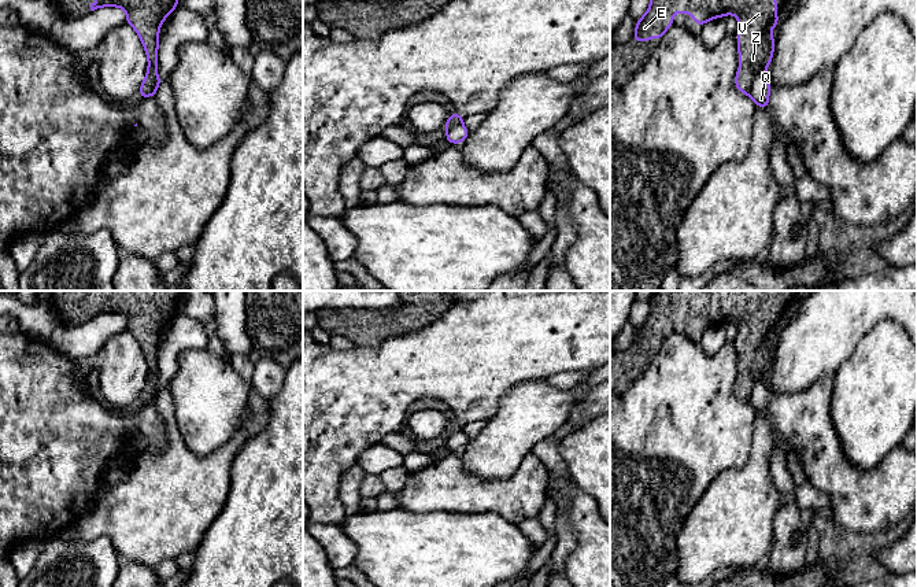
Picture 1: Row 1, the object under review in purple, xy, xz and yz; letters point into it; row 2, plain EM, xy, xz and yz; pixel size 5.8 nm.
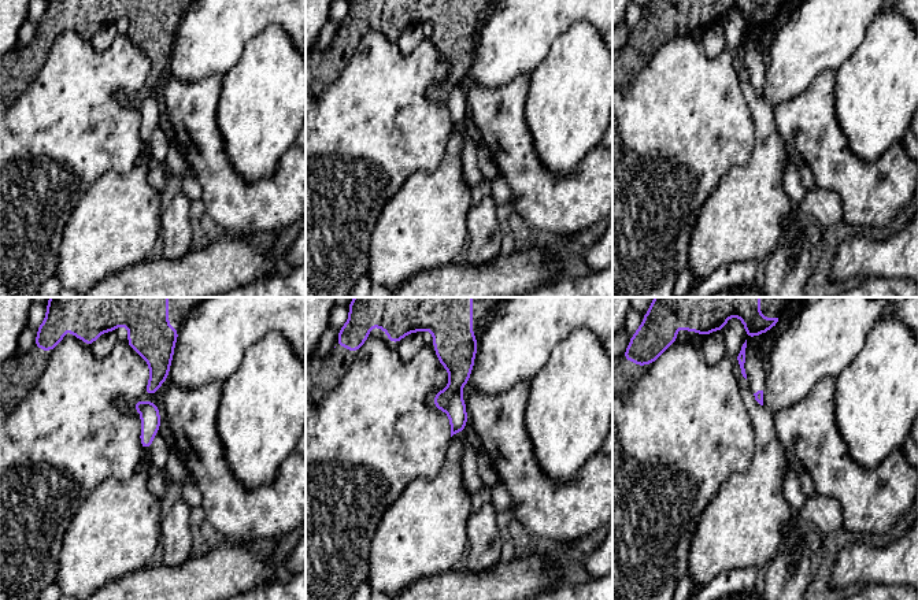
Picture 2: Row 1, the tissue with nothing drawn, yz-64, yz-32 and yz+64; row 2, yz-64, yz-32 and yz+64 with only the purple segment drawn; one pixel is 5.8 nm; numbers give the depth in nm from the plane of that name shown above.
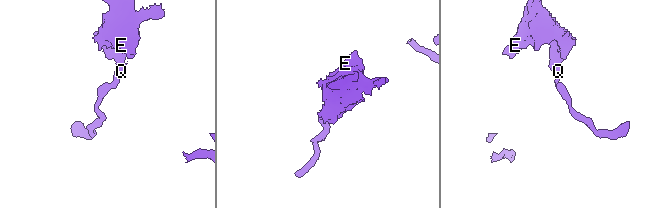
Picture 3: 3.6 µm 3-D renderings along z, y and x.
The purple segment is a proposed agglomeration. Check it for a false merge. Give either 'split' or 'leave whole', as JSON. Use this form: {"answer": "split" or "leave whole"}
{"answer": "split"}

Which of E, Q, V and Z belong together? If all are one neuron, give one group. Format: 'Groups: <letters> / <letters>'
Groups: E V Z / Q

